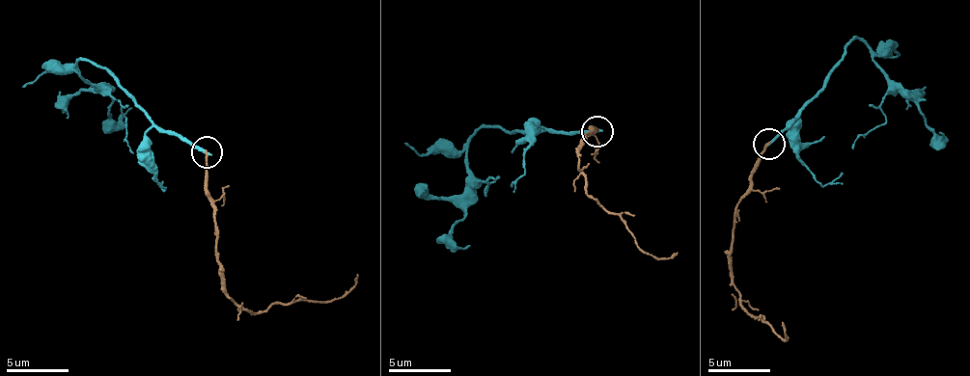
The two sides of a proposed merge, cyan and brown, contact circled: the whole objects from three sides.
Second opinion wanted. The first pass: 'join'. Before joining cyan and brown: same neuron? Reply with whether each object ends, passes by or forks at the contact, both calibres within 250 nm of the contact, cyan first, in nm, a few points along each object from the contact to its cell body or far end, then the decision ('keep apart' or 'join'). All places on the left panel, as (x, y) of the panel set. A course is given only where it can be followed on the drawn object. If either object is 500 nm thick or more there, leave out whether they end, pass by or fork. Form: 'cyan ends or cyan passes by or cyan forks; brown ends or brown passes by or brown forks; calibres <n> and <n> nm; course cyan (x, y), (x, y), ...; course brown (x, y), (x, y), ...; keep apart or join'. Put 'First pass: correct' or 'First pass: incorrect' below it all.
cyan ends; brown ends; calibres 240 and 190 nm; course cyan (207, 153), (152, 127), (111, 75), (83, 59), (78, 71), (110, 98), (115, 120), (131, 109); course brown (207, 153), (207, 200), (216, 219), (224, 294), (255, 310), (293, 301), (333, 300), (354, 284), (356, 274); keep apart
First pass: incorrect

